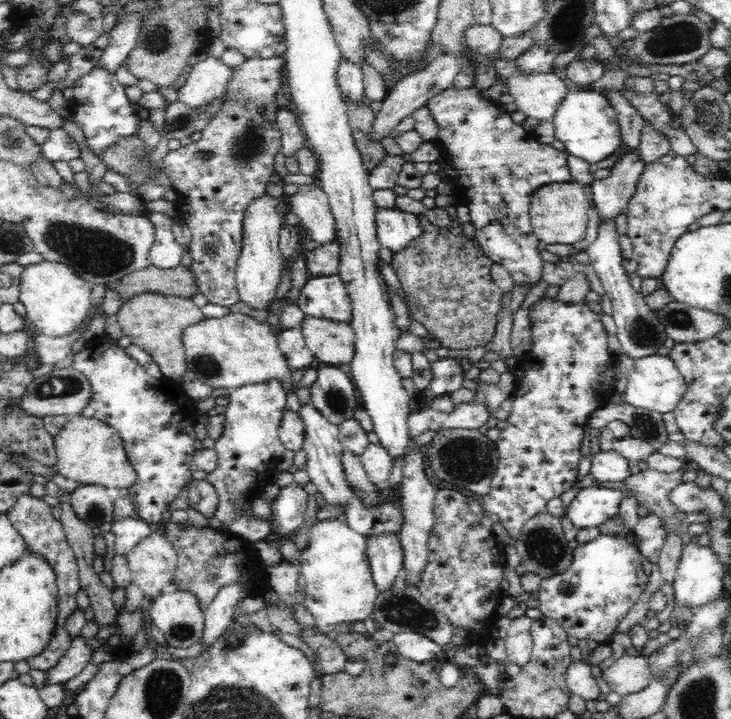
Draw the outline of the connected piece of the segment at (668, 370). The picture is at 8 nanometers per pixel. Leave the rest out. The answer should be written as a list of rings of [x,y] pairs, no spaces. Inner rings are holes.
[[[654,353],[635,361],[634,368],[627,377],[625,398],[622,401],[636,408],[647,408],[660,414],[673,412],[677,404],[682,400],[687,388],[685,378],[680,375],[673,360],[669,355],[663,356]]]

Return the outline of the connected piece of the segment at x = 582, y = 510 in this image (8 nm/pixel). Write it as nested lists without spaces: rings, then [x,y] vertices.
[[[600,485],[583,488],[566,508],[565,516],[579,529],[599,527],[619,514],[620,502],[624,497],[622,491],[614,488]]]

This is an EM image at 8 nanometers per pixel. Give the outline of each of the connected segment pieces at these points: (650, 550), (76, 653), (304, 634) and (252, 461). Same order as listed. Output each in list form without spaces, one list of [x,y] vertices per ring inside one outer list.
[[[649,512],[639,520],[632,533],[639,553],[650,563],[659,563],[660,552],[666,538],[662,519]]]
[[[76,636],[73,638],[70,649],[68,649],[58,664],[54,668],[46,671],[48,685],[59,685],[77,677],[84,667],[92,660],[92,655],[95,650],[92,650],[87,644],[87,639],[84,636]]]
[[[303,626],[300,638],[317,654],[318,664],[323,668],[324,674],[344,671],[344,664],[346,664],[346,660],[349,658],[336,641],[330,640],[318,628],[314,629]]]
[[[276,378],[242,386],[230,391],[229,404],[225,407],[224,430],[214,441],[213,449],[217,452],[217,467],[206,475],[206,480],[214,485],[219,496],[215,517],[224,522],[229,530],[253,543],[265,538],[271,533],[270,523],[262,518],[250,517],[236,511],[236,500],[244,494],[255,493],[252,488],[271,484],[279,458],[285,451],[283,442],[279,439],[278,426],[282,414],[286,411],[286,391],[282,387],[283,378]]]

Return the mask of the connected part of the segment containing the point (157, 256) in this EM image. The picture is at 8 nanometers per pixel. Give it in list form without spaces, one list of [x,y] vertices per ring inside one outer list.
[[[148,212],[148,218],[153,222],[156,233],[155,240],[149,252],[149,261],[160,268],[176,268],[182,260],[186,247],[176,242],[172,234],[172,218],[160,212]]]

